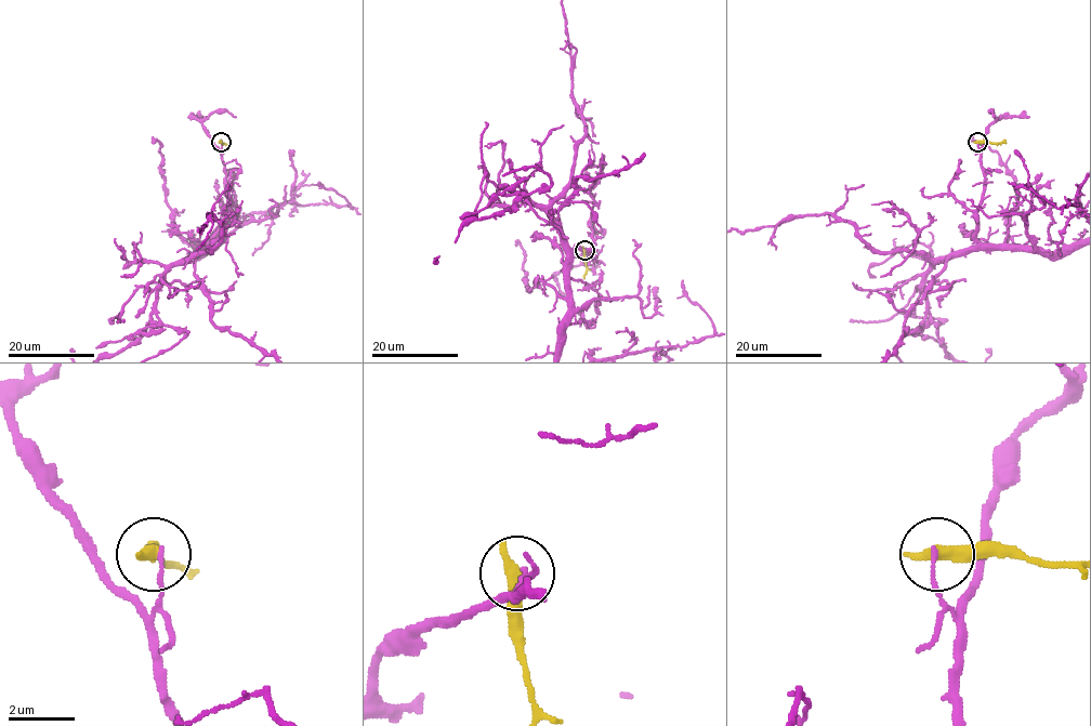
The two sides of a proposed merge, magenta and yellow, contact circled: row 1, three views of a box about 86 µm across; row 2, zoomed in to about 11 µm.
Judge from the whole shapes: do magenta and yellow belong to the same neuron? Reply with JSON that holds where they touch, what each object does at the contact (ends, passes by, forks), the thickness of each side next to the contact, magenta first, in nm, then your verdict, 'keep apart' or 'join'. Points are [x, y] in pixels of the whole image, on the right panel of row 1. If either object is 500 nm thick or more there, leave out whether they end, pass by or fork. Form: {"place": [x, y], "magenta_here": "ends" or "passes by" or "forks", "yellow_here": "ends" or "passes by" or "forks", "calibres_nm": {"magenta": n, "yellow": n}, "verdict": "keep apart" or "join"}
{"place": [977, 142], "magenta_here": "ends", "yellow_here": "ends", "calibres_nm": {"magenta": 110, "yellow": 480}, "verdict": "keep apart"}

